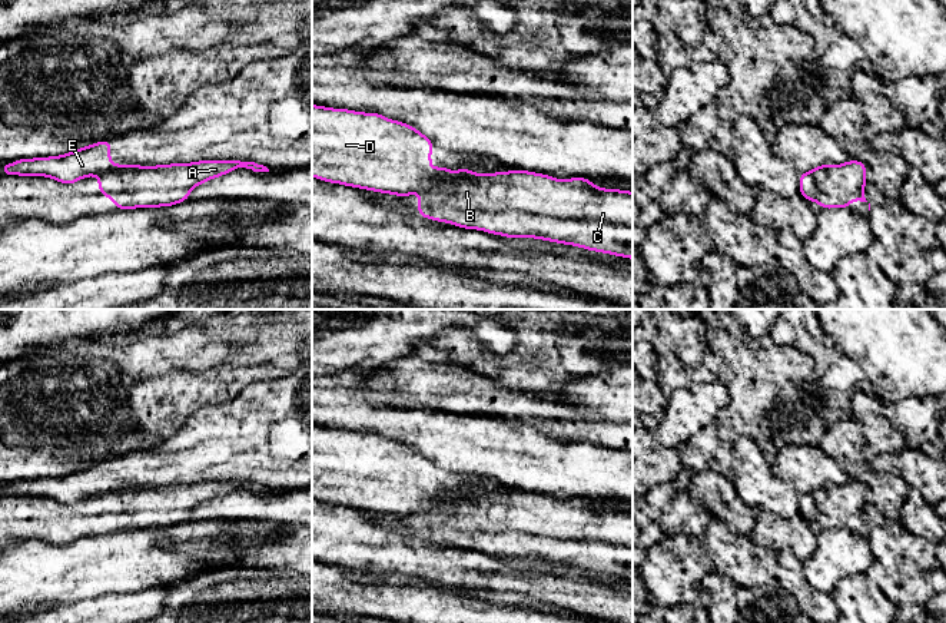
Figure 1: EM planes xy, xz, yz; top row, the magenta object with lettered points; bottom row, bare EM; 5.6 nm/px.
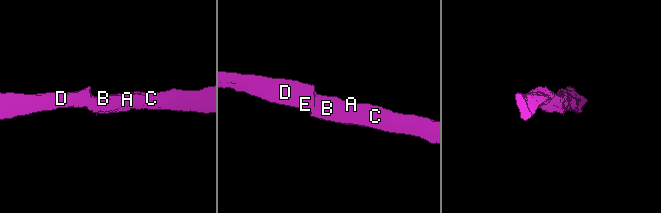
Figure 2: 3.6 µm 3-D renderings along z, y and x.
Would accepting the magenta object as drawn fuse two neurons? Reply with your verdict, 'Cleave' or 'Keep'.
Cleave

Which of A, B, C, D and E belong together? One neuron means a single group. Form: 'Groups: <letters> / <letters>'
Groups: A B C / D E

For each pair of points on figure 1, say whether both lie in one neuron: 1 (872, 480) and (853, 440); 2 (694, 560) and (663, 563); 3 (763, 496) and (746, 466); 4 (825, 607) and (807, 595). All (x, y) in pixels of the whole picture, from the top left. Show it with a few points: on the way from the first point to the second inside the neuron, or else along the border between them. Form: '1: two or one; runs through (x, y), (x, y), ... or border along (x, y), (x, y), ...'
1: one; runs through (862, 470), (853, 461), (853, 450)
2: one; runs through (687, 560), (670, 563)
3: one; runs through (760, 489), (754, 483), (753, 473)
4: one; runs through (820, 607), (812, 599)

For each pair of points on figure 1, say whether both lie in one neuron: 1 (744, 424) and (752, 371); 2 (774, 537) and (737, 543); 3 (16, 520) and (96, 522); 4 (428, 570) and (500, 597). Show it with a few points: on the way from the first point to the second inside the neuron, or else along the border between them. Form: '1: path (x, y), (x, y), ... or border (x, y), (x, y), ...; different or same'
1: path (749, 411), (749, 384); same
2: border (750, 537), (757, 544), (777, 552); different
3: path (36, 522), (76, 522); same
4: border (464, 587), (510, 592); different

